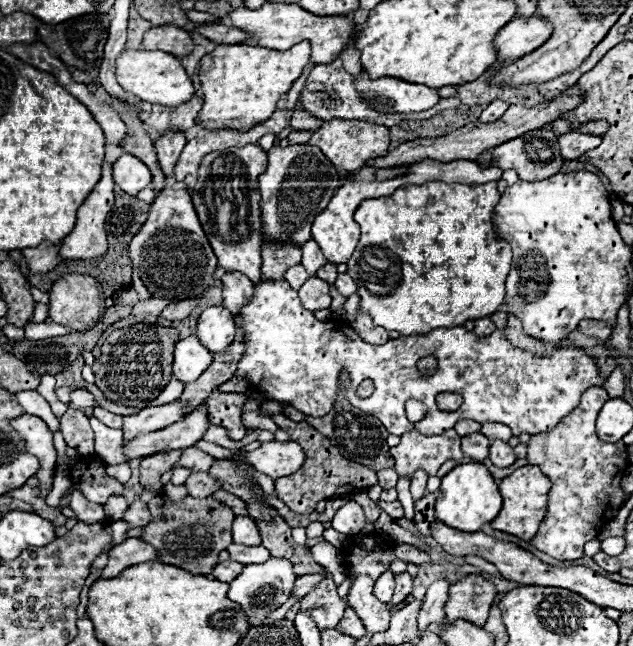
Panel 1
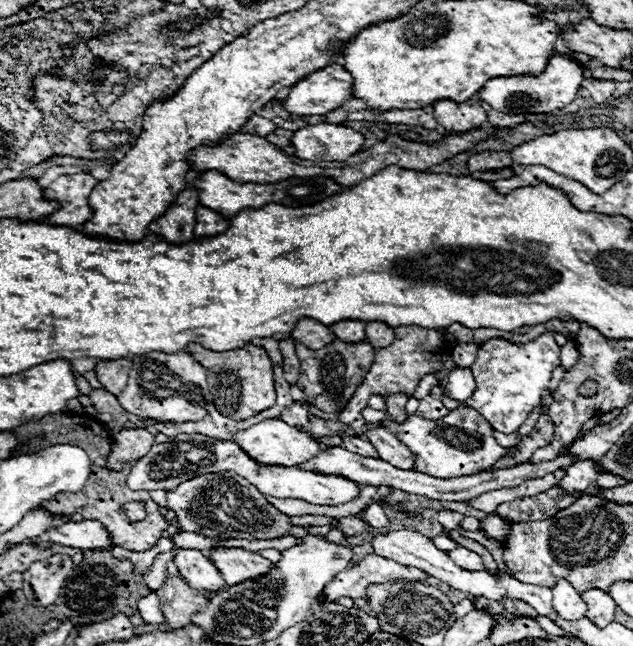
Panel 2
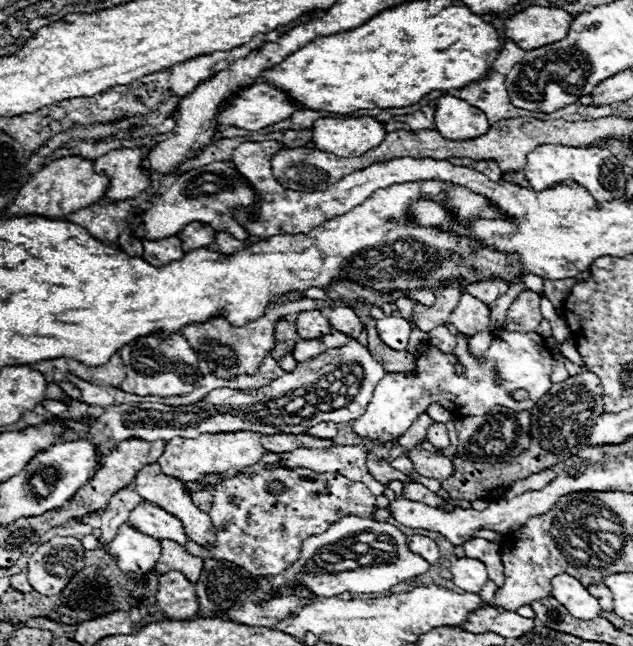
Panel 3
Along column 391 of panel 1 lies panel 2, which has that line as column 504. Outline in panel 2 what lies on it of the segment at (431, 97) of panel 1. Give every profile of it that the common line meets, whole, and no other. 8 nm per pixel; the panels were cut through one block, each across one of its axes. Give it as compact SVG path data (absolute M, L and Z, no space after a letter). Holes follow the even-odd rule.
M554 52L542 74L494 78L486 82L486 86L478 92L478 96L480 100L488 102L494 110L504 114L548 114L556 108L568 106L576 98L576 92L580 90L584 80L584 68L588 68L588 64L580 66L572 56L562 56Z

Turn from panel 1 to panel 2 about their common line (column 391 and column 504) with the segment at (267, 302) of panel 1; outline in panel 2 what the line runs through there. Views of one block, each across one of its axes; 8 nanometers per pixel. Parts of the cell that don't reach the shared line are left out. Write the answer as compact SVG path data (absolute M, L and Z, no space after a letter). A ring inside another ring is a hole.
M550 332L540 334L526 344L512 344L502 338L486 340L480 346L478 358L474 362L476 392L466 400L466 404L492 422L496 430L504 434L516 432L526 422L530 412L540 404L542 392L548 388L552 372L560 364L558 354L560 346L554 342Z

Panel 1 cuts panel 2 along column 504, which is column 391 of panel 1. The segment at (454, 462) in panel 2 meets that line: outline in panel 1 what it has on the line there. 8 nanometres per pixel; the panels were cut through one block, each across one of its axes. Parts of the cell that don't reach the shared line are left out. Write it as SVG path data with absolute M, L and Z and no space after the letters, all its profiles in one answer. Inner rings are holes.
M412 430L400 436L400 444L390 448L390 454L396 460L394 470L400 476L412 476L418 468L436 476L446 460L464 460L464 454L460 452L460 436L454 430L446 430L438 436L424 436Z

